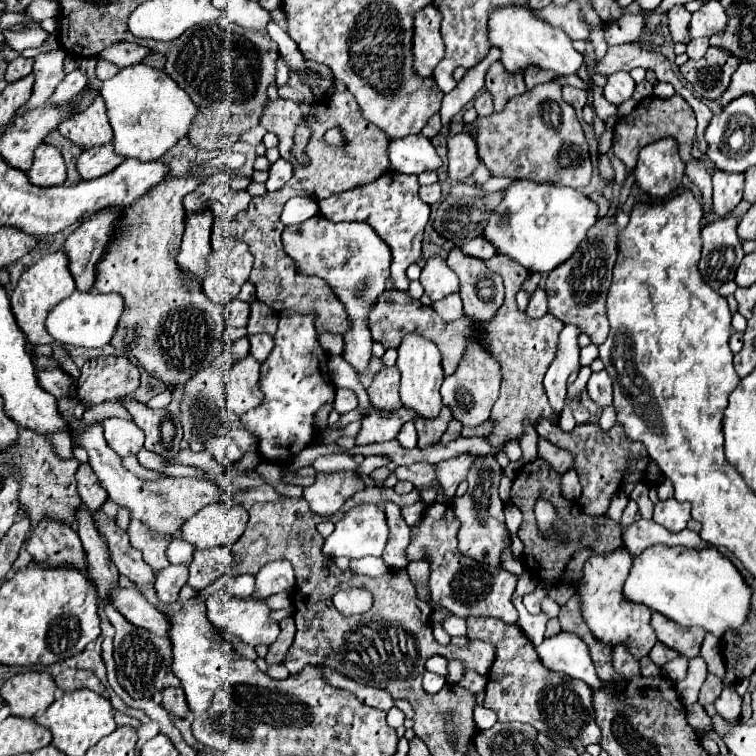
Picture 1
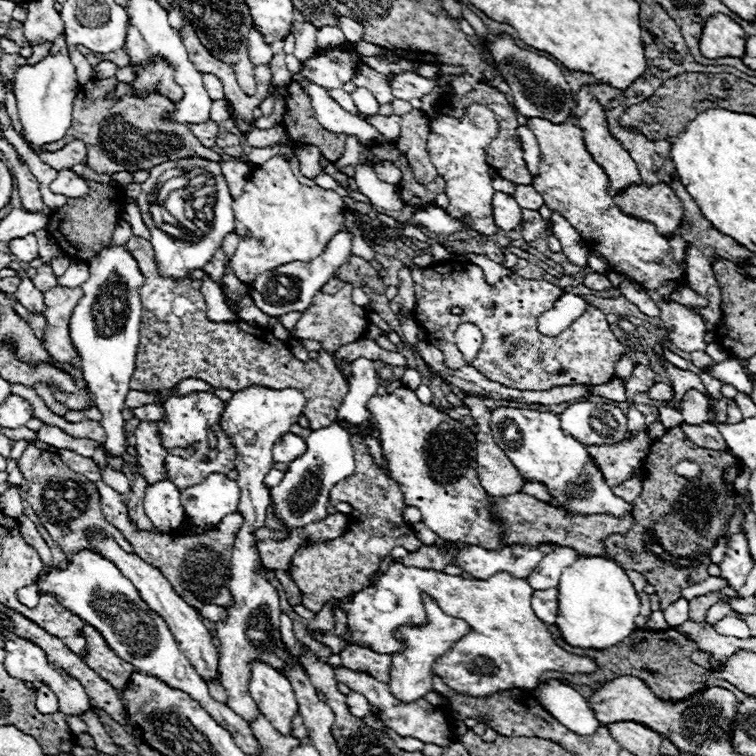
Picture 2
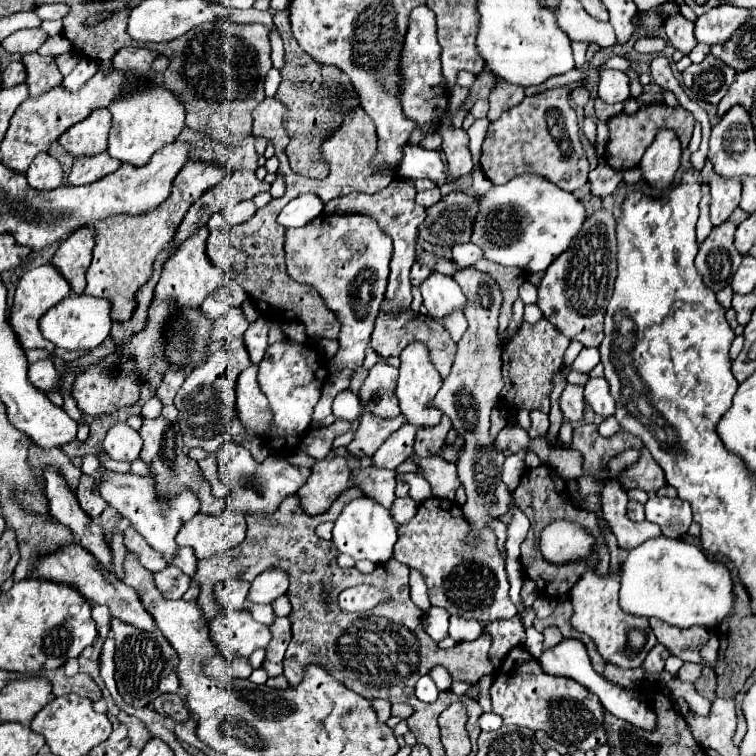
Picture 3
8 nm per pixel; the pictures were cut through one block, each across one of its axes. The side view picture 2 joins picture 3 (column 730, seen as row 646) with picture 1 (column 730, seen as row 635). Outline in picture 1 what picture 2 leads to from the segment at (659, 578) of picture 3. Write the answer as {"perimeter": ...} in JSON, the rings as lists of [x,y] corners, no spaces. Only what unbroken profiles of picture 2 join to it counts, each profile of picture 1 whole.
{"perimeter":[[[650,546],[638,558],[634,558],[630,576],[624,584],[624,594],[628,600],[646,604],[652,610],[662,612],[664,616],[672,618],[674,622],[678,622],[682,626],[700,626],[700,628],[712,632],[716,638],[722,638],[726,630],[736,630],[742,624],[746,624],[746,620],[750,616],[752,590],[746,584],[744,576],[738,572],[738,568],[716,548],[692,550],[692,548],[682,548],[682,546],[674,546],[674,548]]]}

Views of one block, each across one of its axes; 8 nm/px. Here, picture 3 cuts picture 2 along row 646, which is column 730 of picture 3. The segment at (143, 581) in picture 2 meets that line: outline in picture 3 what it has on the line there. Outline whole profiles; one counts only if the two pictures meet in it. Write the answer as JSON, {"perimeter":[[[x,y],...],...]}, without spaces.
{"perimeter":[[[718,174],[710,176],[710,222],[714,228],[730,218],[740,202],[740,190],[742,184],[738,178],[720,178]]]}

